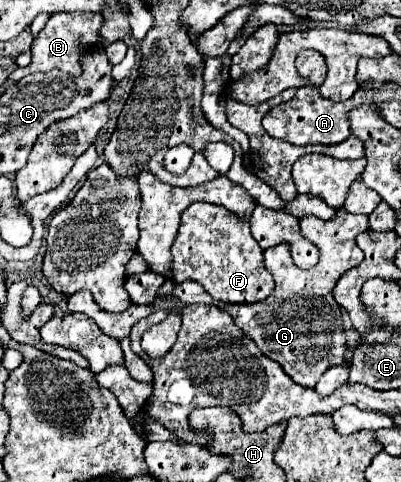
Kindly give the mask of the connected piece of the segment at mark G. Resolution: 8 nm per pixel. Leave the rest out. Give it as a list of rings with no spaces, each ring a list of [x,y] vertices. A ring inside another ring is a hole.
[[[340,208],[332,220],[320,220],[316,216],[300,218],[300,230],[302,236],[320,250],[320,262],[314,268],[298,268],[292,262],[288,244],[278,244],[264,252],[264,264],[272,270],[276,282],[274,294],[256,304],[220,302],[220,308],[232,312],[238,328],[250,336],[266,356],[278,362],[296,384],[314,388],[328,366],[344,362],[346,338],[342,328],[342,310],[332,296],[332,288],[342,274],[364,260],[354,238],[368,230],[368,216],[346,214],[346,210]]]

